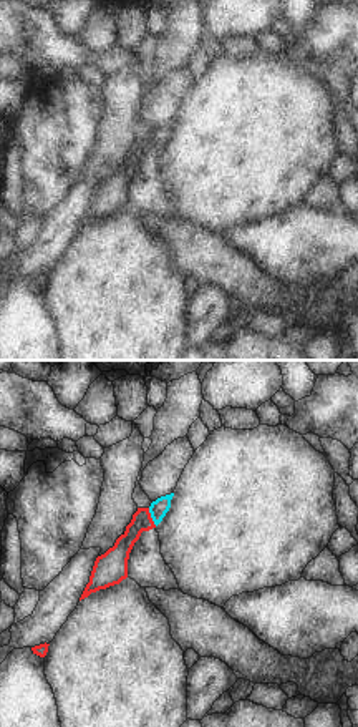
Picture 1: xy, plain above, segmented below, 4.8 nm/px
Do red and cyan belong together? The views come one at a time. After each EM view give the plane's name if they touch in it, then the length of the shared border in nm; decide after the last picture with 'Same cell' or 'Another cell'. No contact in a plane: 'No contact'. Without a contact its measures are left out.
Touches red in xy. Shared border 100 nm.

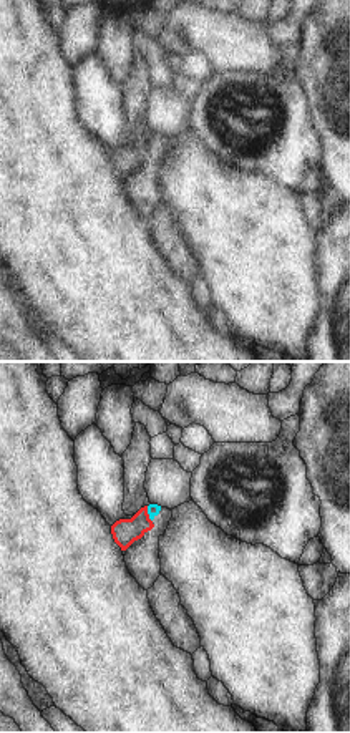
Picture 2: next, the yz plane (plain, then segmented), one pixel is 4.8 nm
Touches red in yz. Shared border 80 nm.

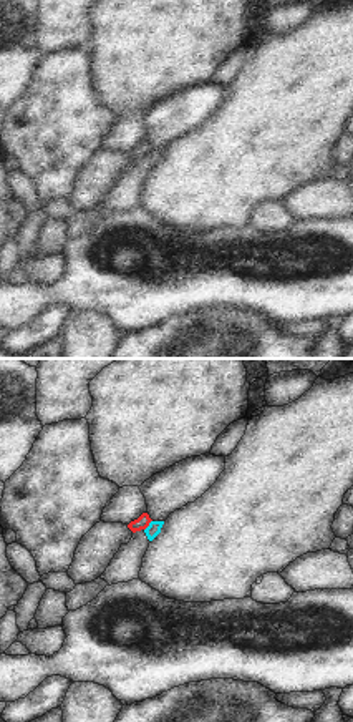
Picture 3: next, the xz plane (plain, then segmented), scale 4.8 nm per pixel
Touches red in xz. Shared border 70 nm.

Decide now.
Another cell.

